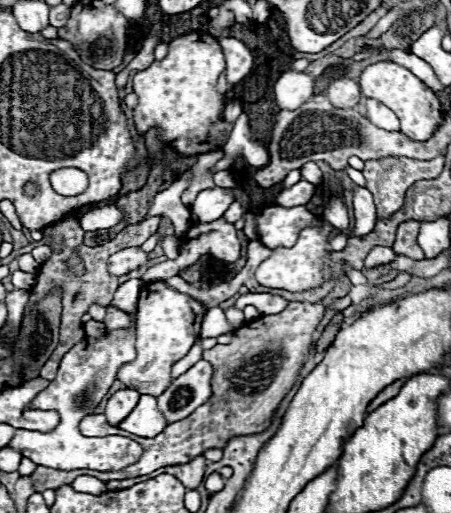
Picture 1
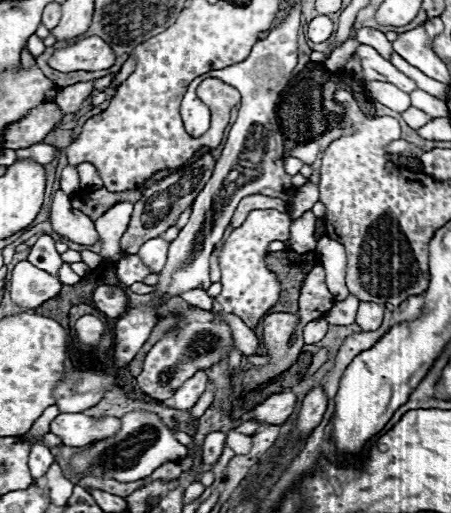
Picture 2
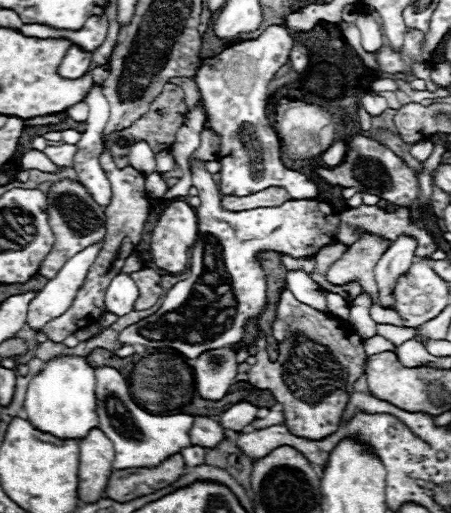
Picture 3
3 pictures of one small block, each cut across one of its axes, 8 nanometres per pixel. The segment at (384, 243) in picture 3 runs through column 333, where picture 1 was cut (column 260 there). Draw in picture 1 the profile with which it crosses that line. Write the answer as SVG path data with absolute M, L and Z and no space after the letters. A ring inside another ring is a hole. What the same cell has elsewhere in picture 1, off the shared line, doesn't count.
M324 222L324 228L304 228L300 232L298 242L292 248L278 248L274 250L274 254L264 260L258 270L256 270L256 278L262 286L270 286L270 288L284 288L290 292L304 292L310 288L316 288L324 282L322 278L322 256L330 250L328 246L328 234L332 232L332 224Z

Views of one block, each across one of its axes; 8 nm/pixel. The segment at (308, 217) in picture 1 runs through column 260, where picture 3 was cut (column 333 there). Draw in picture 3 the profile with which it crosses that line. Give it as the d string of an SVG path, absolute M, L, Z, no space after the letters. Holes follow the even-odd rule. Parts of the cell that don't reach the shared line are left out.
M204 160L190 162L192 184L198 188L198 196L202 200L200 208L196 208L198 216L198 238L190 248L190 276L178 284L174 284L156 314L132 324L120 332L122 344L142 344L146 348L172 348L186 358L196 358L206 350L224 348L236 344L244 336L244 324L264 310L267 304L266 278L264 270L258 264L258 252L276 250L294 258L314 256L320 248L336 242L340 216L326 202L318 200L288 200L282 206L270 208L254 208L244 212L228 212L220 206L220 194L212 180L212 174L206 170Z

